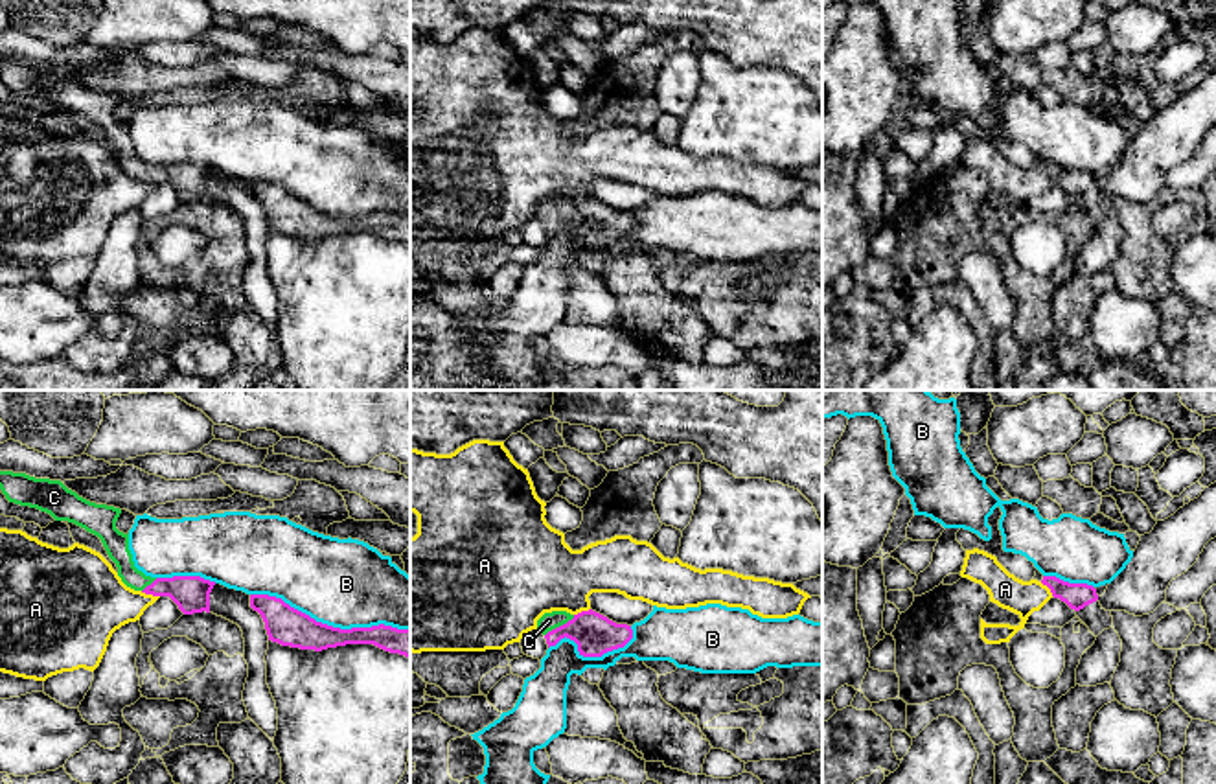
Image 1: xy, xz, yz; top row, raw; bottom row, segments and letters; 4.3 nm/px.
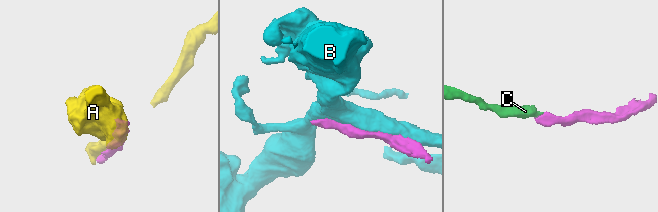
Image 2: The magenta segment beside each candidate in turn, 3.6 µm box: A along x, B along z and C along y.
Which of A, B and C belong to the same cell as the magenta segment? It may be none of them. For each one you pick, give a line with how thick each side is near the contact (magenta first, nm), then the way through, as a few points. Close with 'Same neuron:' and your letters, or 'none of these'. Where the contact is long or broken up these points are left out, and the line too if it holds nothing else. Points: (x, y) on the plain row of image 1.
C: 180/80 nm | across xz (595, 221), (587, 216), (560, 214), (549, 208)
Same neuron: C

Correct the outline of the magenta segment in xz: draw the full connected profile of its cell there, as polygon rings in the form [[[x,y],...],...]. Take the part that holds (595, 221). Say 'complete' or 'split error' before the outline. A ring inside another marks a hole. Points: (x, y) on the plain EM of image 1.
split error | [[[592,197],[578,202],[567,199],[545,201],[537,208],[537,217],[545,223],[548,236],[567,225],[578,232],[583,245],[602,245],[624,236],[633,226],[631,213],[616,212]]]

